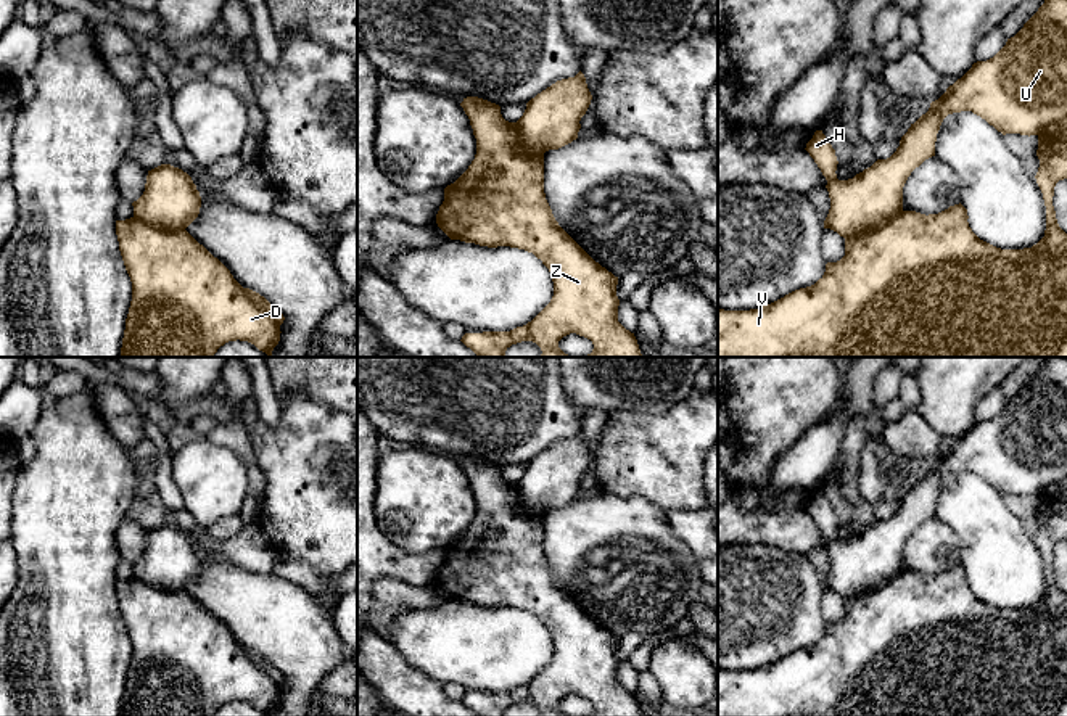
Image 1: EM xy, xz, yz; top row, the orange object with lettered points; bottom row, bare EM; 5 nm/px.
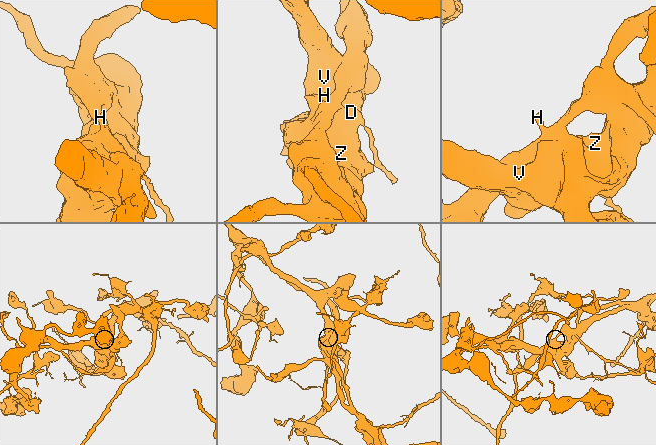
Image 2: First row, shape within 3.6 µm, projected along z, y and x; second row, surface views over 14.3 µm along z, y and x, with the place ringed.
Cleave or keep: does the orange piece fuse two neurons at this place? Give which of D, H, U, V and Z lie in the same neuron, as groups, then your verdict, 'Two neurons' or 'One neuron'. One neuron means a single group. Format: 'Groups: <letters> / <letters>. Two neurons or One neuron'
Groups: D V Z / H U. Two neurons

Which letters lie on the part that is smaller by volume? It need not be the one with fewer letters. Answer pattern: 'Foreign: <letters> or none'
Foreign: H, U

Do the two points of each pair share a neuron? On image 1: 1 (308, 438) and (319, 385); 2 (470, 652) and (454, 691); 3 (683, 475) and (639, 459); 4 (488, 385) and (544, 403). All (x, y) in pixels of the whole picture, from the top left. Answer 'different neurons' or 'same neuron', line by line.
1: different neurons
2: different neurons
3: same neuron
4: same neuron

